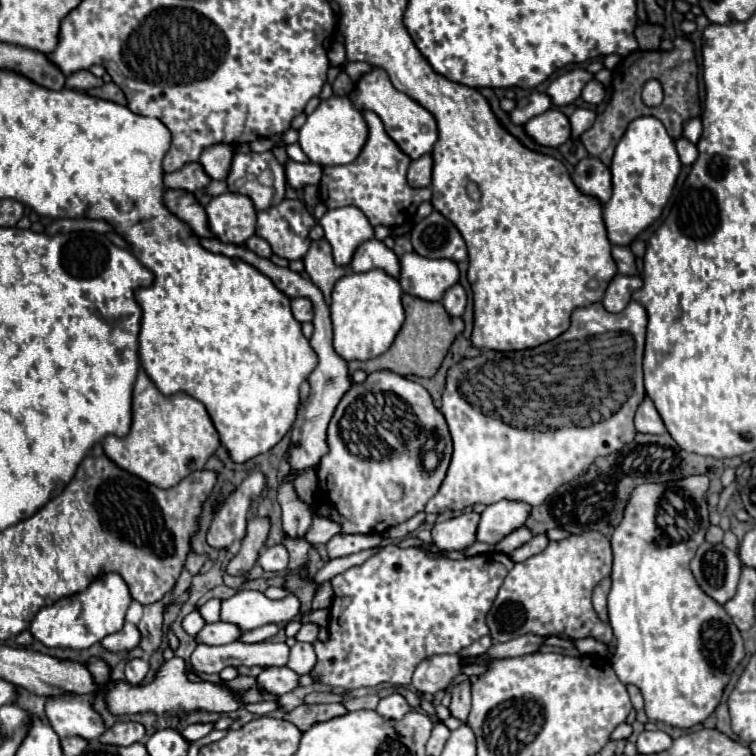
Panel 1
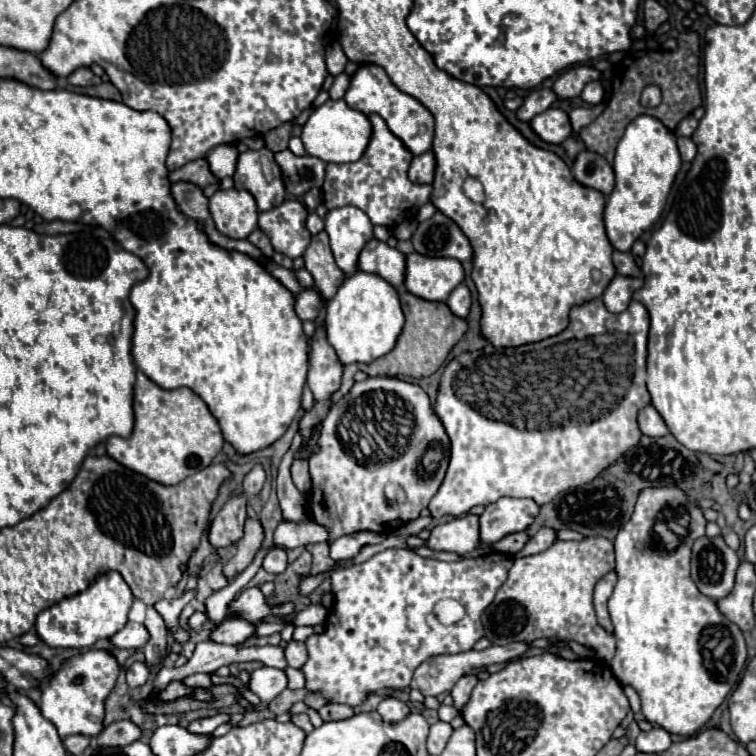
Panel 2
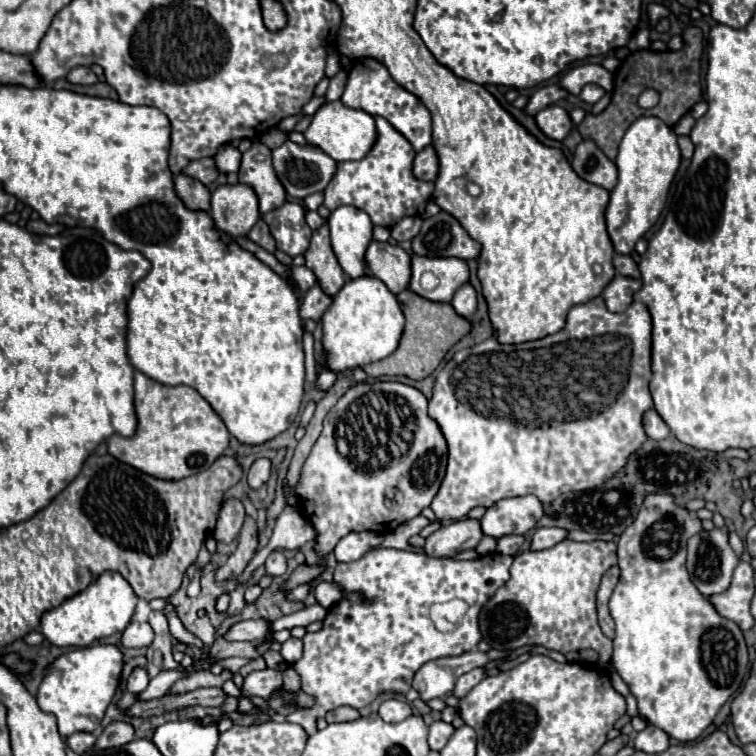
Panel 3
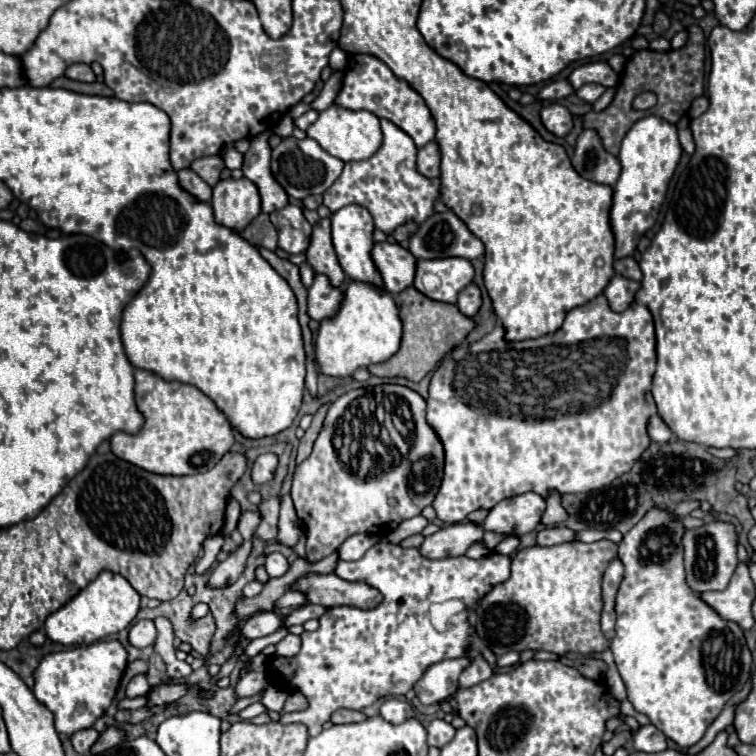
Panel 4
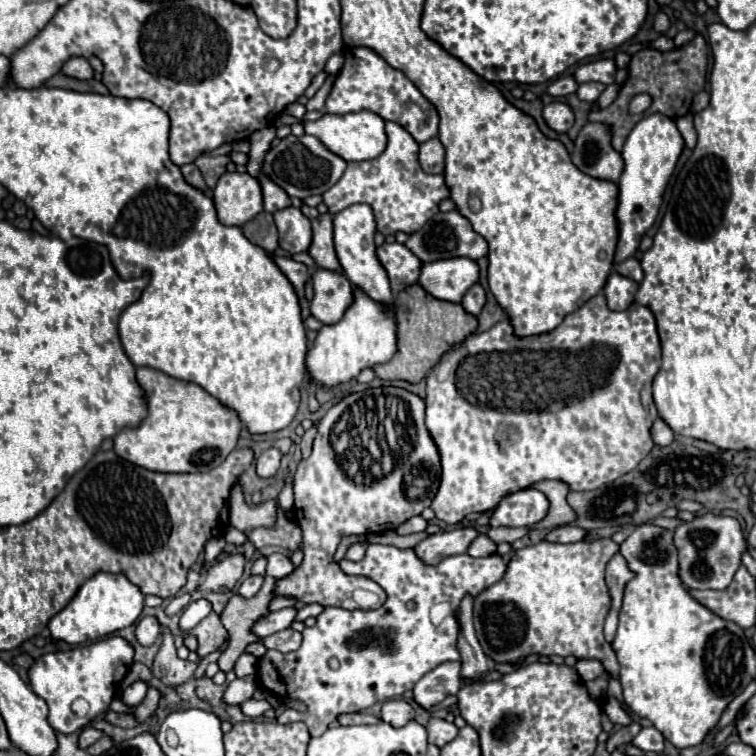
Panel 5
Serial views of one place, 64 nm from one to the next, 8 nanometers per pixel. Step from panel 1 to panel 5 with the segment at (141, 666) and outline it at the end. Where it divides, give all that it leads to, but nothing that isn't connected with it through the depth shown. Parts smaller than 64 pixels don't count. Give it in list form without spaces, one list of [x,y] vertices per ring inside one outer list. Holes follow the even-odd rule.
[[[134,682],[132,686],[128,686],[128,688],[122,692],[122,702],[124,702],[126,706],[138,706],[138,704],[144,700],[146,690],[148,690],[146,682]]]

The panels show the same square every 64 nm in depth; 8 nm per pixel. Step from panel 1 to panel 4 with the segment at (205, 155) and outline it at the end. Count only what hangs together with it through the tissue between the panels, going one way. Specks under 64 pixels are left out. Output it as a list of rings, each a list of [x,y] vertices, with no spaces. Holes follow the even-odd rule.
[[[230,148],[230,150],[224,154],[224,162],[226,162],[226,166],[228,166],[230,170],[240,168],[240,166],[242,166],[242,160],[244,160],[244,156],[242,156],[238,150],[234,150],[234,148]]]

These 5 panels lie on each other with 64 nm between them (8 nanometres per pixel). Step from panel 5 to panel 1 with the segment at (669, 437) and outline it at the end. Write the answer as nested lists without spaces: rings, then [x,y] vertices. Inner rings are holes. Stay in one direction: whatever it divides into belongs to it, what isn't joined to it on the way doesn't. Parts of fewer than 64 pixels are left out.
[[[646,398],[640,404],[634,420],[636,420],[636,430],[642,434],[664,434],[666,432],[666,426],[664,426],[664,422],[650,398]]]

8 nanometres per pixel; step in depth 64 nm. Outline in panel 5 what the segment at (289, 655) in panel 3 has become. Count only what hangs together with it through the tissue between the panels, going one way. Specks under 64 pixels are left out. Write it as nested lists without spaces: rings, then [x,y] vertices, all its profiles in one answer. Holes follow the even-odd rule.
[[[286,628],[286,630],[272,634],[272,636],[266,636],[262,640],[262,644],[266,648],[274,648],[274,650],[280,650],[280,652],[294,652],[294,650],[298,650],[300,642],[302,642],[302,634],[292,630],[292,628]]]

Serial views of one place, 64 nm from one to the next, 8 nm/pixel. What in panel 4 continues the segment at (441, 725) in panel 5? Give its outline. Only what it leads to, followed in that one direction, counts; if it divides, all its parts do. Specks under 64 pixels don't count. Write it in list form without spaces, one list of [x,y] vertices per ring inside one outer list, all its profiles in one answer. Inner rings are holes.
[[[432,720],[428,726],[428,744],[442,748],[454,738],[454,734],[456,734],[456,728],[446,720]]]

